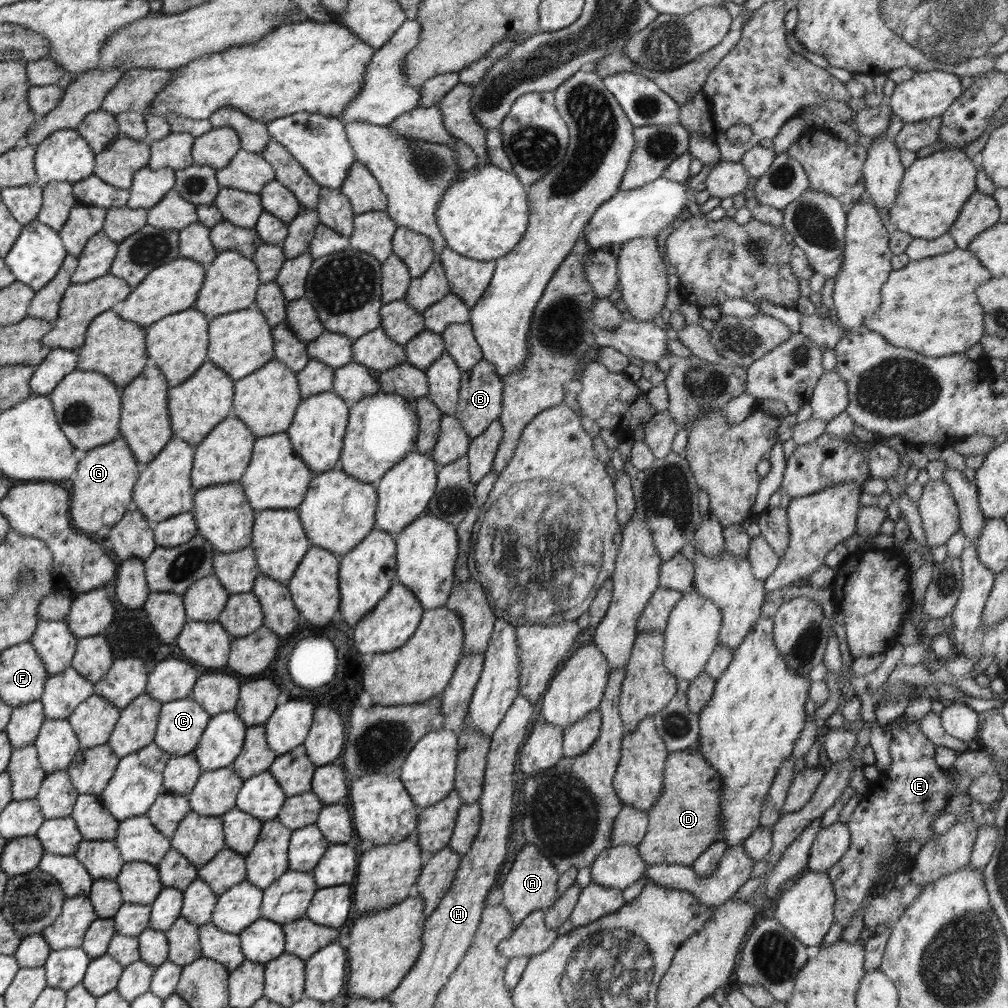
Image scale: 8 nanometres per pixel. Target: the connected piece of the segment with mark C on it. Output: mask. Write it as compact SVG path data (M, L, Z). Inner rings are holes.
M191 698L166 702L160 710L153 742L170 755L191 754L210 717Z

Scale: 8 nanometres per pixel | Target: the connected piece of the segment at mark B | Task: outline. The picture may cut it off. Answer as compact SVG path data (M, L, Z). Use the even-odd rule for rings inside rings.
M485 358L474 368L461 371L459 404L453 415L461 422L462 428L470 438L480 436L493 420L499 418L502 410L503 386L503 379L495 373L493 364Z

